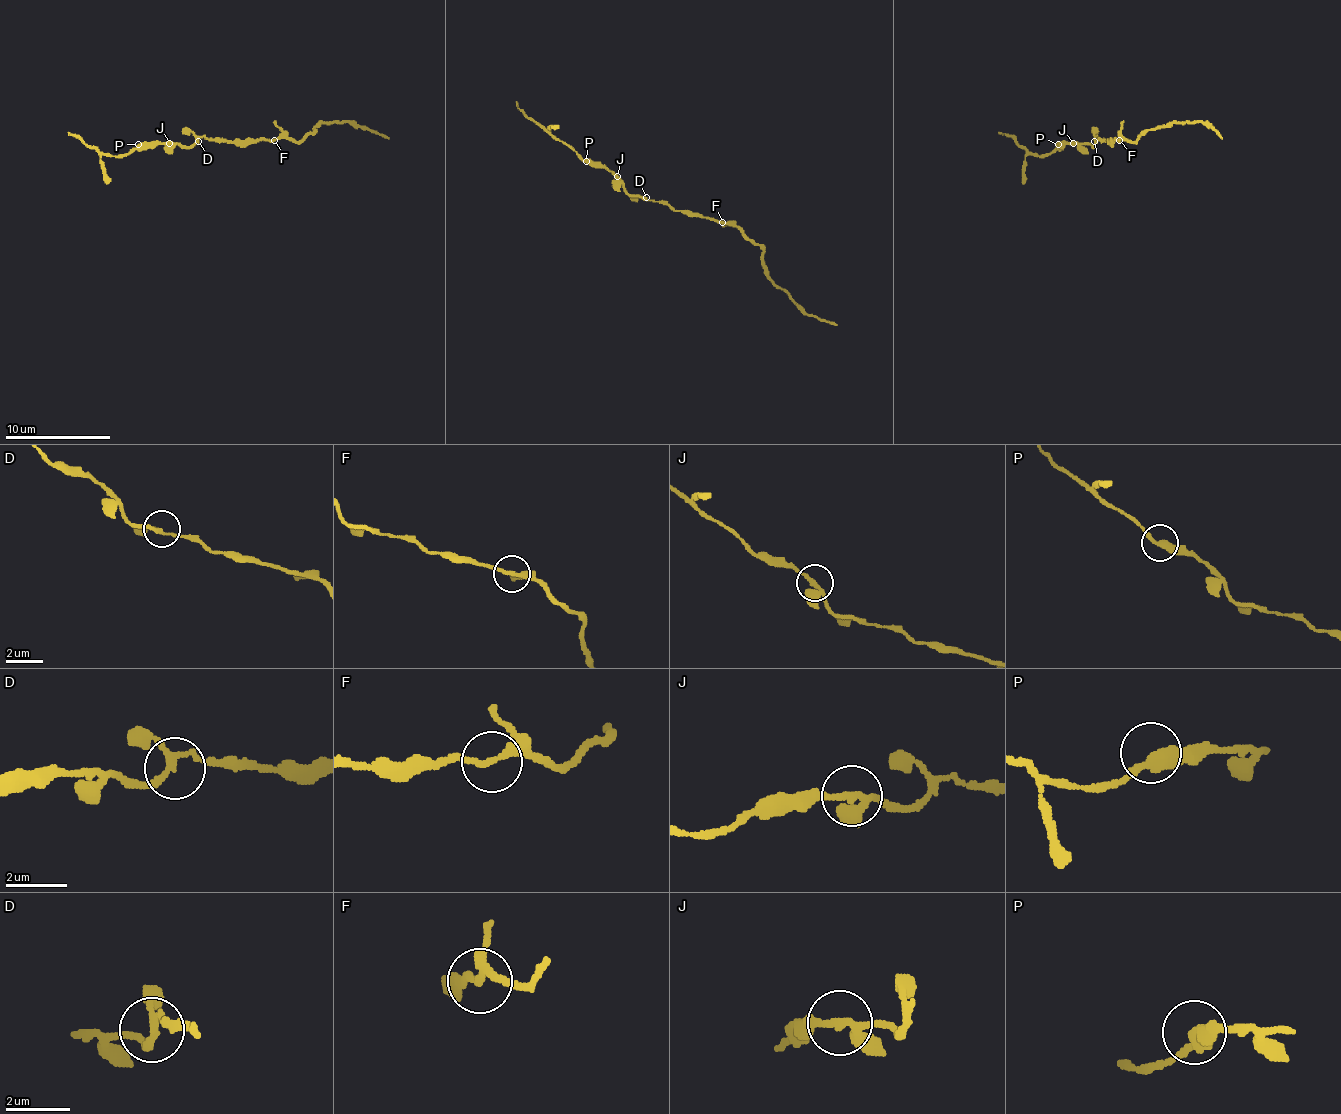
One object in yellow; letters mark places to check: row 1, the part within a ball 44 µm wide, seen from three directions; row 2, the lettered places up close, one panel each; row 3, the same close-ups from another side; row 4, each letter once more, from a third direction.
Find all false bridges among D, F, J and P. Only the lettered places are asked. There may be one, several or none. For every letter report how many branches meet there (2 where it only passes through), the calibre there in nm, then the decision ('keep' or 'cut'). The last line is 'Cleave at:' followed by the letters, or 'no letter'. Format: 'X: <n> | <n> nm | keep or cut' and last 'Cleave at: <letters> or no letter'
D: 3 | 170 nm | keep
F: 3 | 180 nm | keep
J: 3 | 200 nm | keep
P: 2 | 360 nm | keep
Cleave at: no letter

